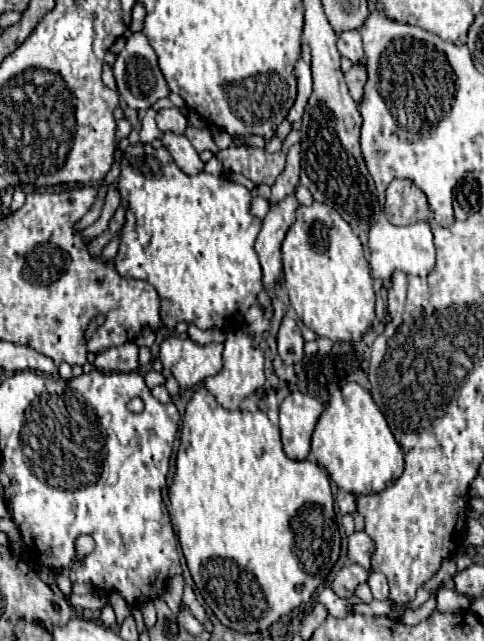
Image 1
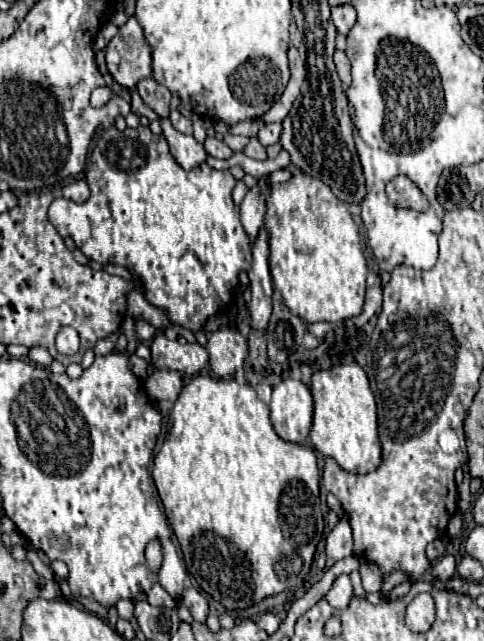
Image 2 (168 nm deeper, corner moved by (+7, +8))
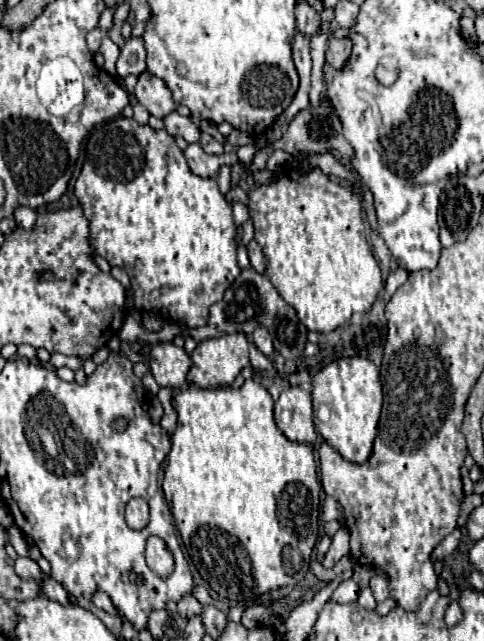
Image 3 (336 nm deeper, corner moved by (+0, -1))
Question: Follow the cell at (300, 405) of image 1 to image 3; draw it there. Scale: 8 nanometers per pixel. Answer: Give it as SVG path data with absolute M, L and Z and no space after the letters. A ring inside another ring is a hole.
M288 388L274 404L276 426L288 440L316 442L316 428L312 420L312 396L302 388Z

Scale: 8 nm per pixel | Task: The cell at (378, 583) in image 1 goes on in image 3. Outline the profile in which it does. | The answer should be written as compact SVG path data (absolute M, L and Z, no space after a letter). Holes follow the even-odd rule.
M372 576L372 580L370 580L370 590L372 590L376 602L384 602L384 600L390 596L388 578L386 578L386 576Z

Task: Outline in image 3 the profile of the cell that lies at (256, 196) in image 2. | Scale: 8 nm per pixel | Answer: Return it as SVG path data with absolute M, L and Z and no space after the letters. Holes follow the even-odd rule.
M250 240L248 244L248 256L250 256L250 264L254 270L258 272L264 272L266 270L266 260L264 260L264 254L262 254L262 248L258 246L256 240Z

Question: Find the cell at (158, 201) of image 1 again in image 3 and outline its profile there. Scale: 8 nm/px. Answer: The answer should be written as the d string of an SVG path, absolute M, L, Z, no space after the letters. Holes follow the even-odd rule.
M116 118L116 120L108 120L100 126L96 126L88 140L86 140L86 150L84 150L84 164L82 164L82 172L76 178L74 184L74 194L82 204L84 216L90 220L90 240L92 246L96 250L98 256L106 258L110 262L110 266L118 266L124 268L126 274L130 276L132 288L134 288L134 306L140 312L166 312L174 322L180 322L188 328L198 328L204 326L208 322L208 308L214 302L220 302L226 288L238 278L240 274L240 266L236 262L236 222L232 218L232 206L230 202L220 194L216 180L210 178L200 178L196 174L190 172L186 158L182 156L182 150L176 146L174 138L166 132L166 130L154 130L148 124L138 124L134 118Z

